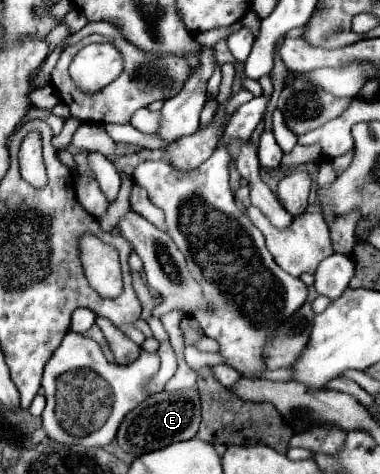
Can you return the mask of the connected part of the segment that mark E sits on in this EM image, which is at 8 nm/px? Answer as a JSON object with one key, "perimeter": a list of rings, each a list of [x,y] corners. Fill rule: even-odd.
{"perimeter":[[[196,389],[162,393],[156,397],[148,397],[146,401],[142,401],[142,405],[138,405],[134,411],[126,415],[126,419],[118,429],[116,441],[126,453],[138,457],[148,451],[162,449],[170,443],[192,439],[198,433],[198,425],[200,425],[200,399]]]}

